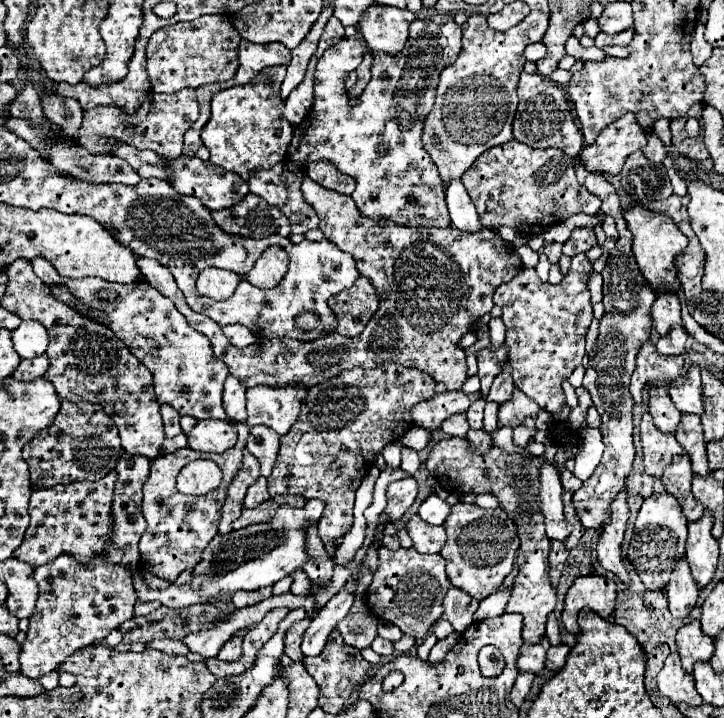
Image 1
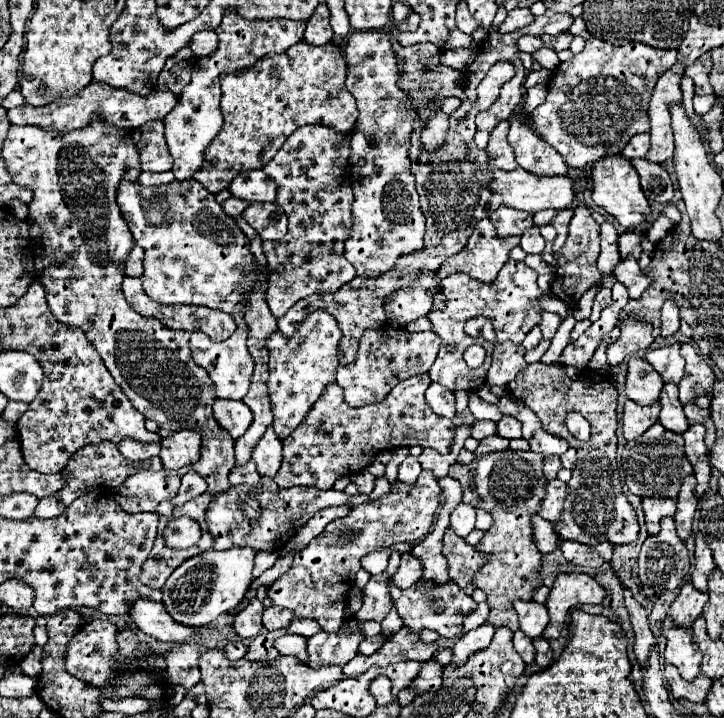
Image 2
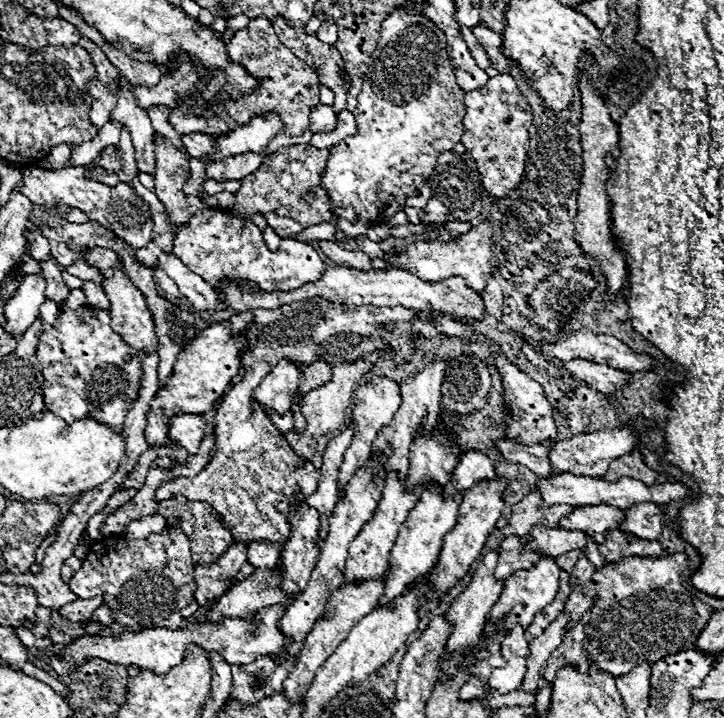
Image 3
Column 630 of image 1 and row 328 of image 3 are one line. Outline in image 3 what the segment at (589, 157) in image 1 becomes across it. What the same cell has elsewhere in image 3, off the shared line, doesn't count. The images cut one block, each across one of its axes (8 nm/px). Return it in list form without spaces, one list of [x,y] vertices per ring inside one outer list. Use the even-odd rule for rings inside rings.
[[[82,248],[82,256],[84,256],[84,262],[88,266],[98,268],[100,274],[104,276],[102,288],[104,288],[108,300],[110,300],[110,316],[112,316],[114,332],[118,332],[136,350],[148,350],[148,352],[158,350],[158,340],[156,340],[156,334],[154,334],[152,314],[146,306],[146,300],[144,300],[142,292],[126,276],[126,272],[122,268],[120,254],[112,252],[110,248]]]

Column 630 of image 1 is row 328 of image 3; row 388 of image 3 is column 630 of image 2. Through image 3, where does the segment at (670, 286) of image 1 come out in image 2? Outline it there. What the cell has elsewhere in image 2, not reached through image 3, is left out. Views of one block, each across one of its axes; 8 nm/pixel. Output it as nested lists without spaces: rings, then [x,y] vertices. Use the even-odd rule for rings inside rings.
[[[622,154],[604,156],[600,162],[592,164],[590,180],[592,180],[592,200],[600,208],[604,208],[608,214],[612,214],[622,228],[636,228],[636,226],[644,226],[648,222],[650,204],[648,204],[646,196],[640,192],[640,182],[638,182],[636,170],[628,158],[624,158]]]

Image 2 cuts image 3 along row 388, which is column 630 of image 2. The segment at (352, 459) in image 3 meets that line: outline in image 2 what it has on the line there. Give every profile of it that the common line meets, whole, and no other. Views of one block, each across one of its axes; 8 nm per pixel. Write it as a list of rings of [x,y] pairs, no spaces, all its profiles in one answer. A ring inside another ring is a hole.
[[[632,356],[628,360],[628,374],[626,374],[626,396],[636,404],[652,404],[658,400],[664,382],[656,376],[656,370],[642,358]]]

